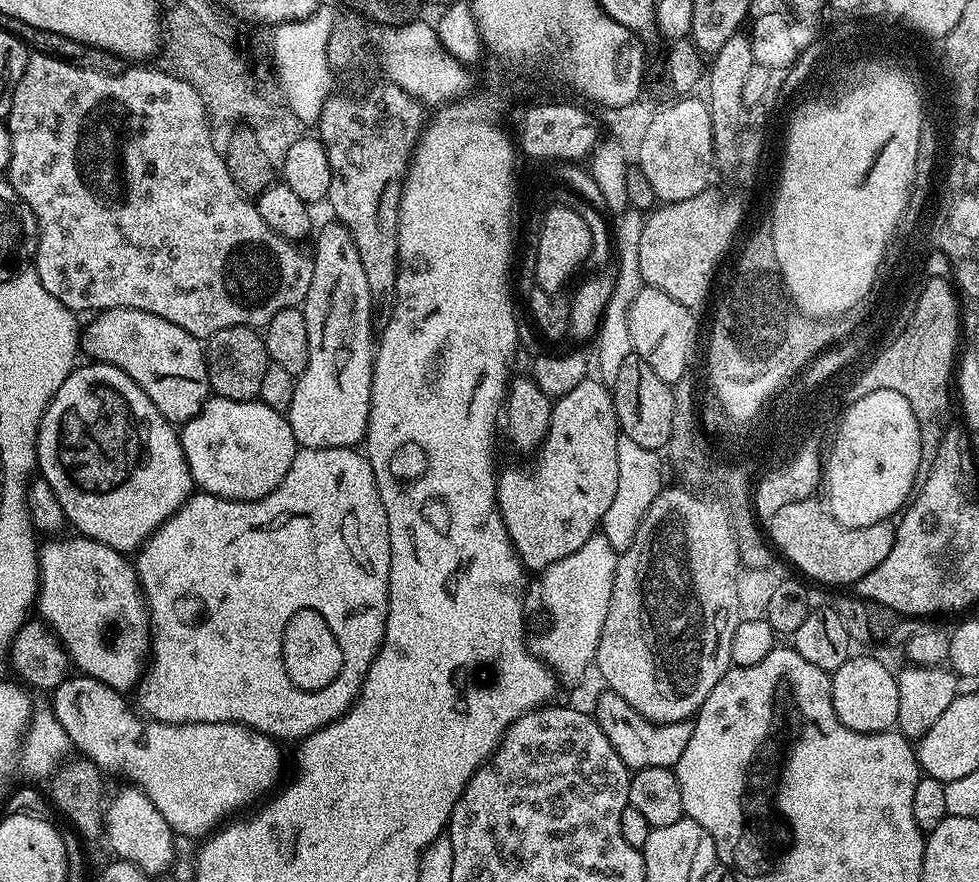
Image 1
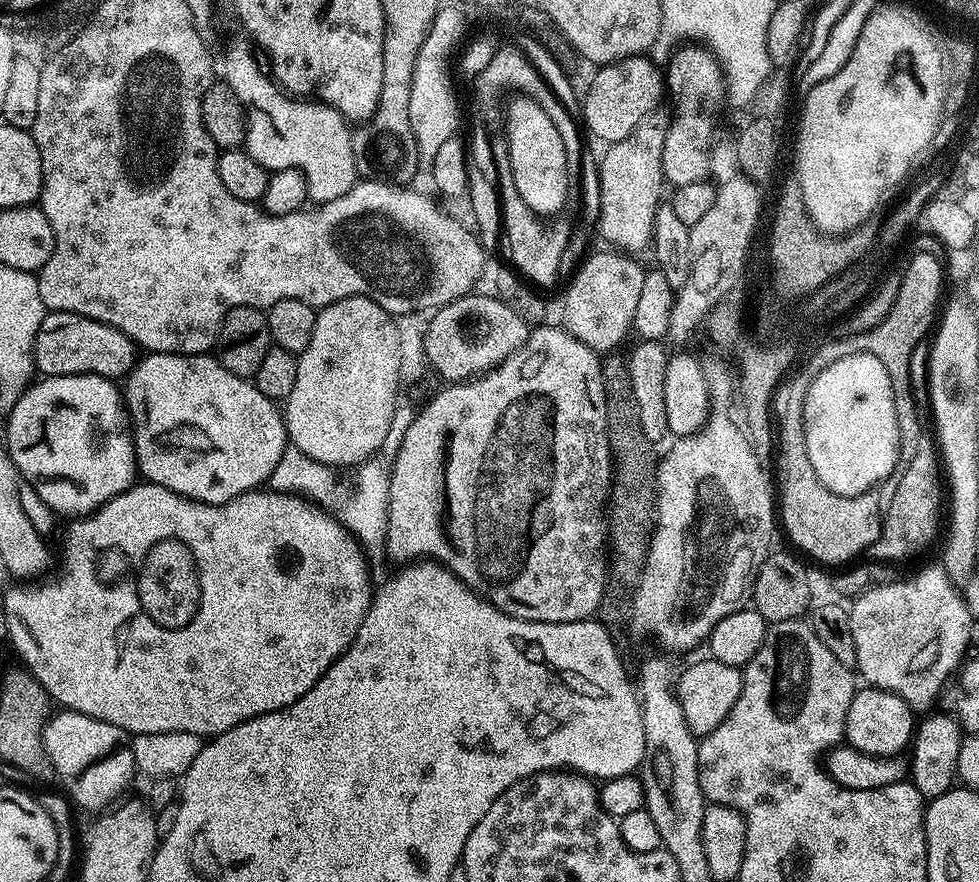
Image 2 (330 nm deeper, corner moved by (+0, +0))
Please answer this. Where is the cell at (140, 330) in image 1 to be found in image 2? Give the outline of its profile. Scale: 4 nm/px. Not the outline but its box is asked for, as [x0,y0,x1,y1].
[32,312,138,381]

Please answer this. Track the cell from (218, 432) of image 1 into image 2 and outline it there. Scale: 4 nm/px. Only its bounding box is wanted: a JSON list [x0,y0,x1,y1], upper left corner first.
[122,352,290,504]

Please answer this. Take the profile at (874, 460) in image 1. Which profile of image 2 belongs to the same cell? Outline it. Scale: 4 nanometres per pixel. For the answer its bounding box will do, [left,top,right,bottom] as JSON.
[802,350,900,496]

